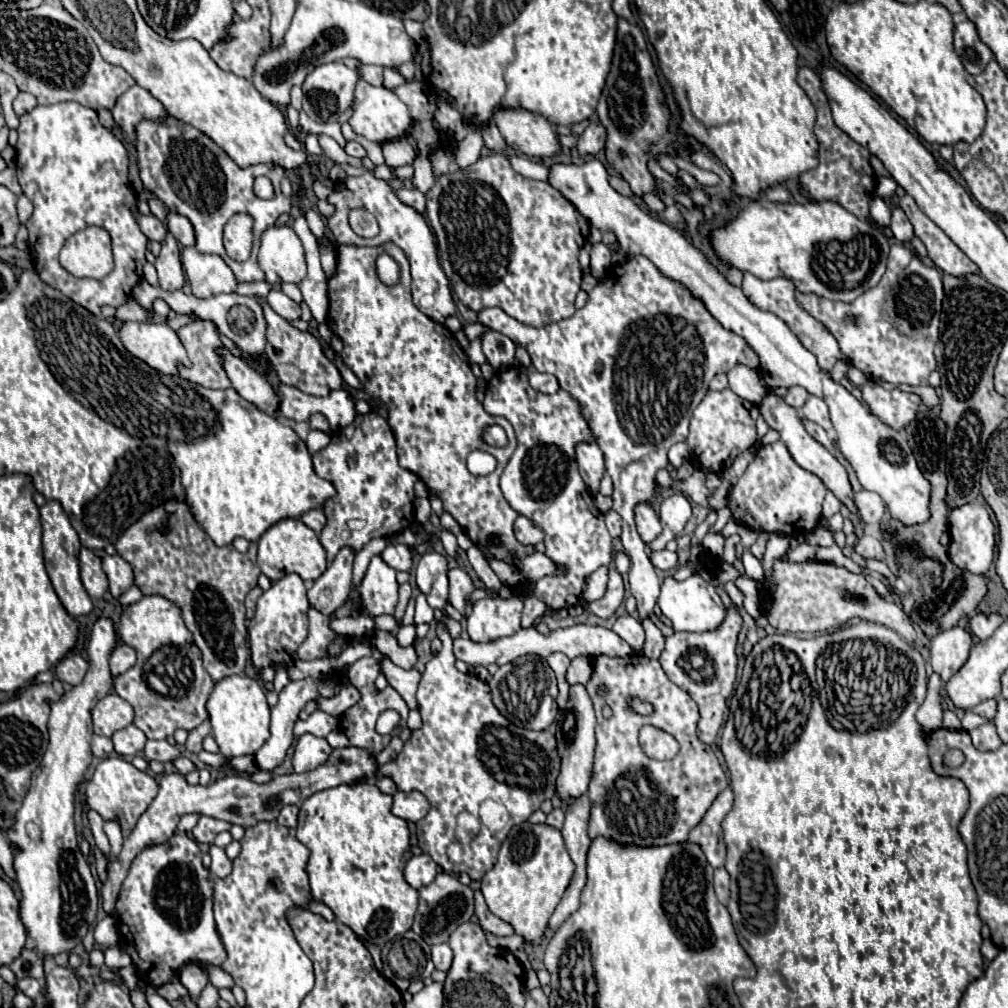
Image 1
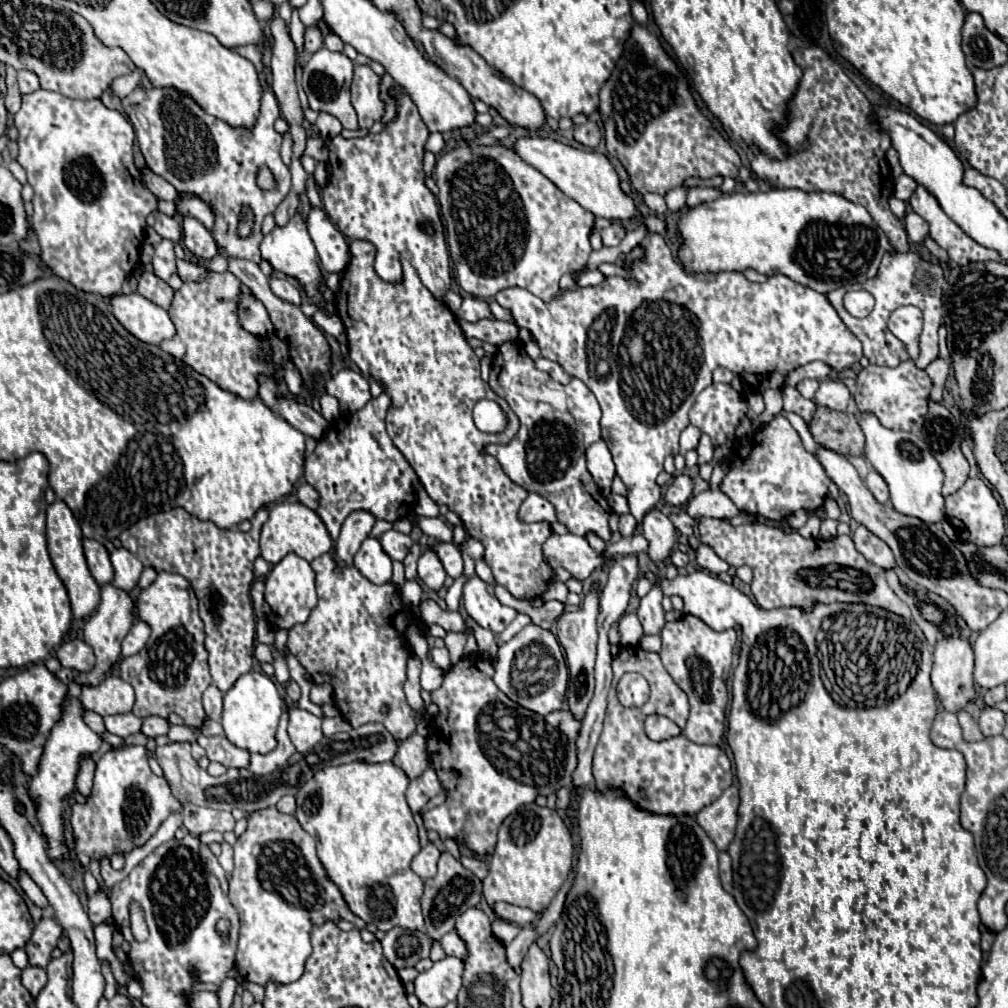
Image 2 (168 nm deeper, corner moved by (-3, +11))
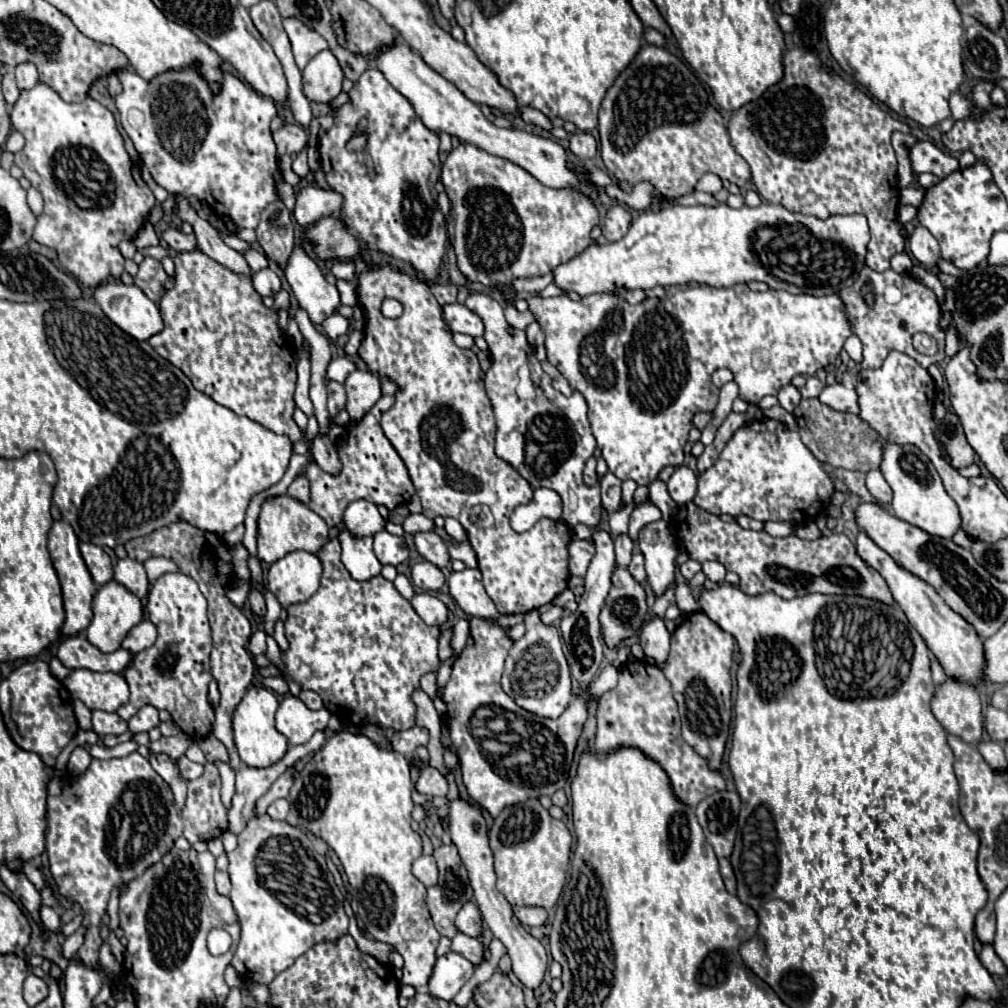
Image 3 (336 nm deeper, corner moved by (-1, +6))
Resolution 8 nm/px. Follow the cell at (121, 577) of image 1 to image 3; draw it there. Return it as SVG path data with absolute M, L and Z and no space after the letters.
M129 557L117 561L113 579L117 583L125 585L125 589L129 589L139 599L145 599L145 595L149 591L149 581L147 581L147 575L145 575L143 565L137 563L137 561L133 561L133 559L129 559Z

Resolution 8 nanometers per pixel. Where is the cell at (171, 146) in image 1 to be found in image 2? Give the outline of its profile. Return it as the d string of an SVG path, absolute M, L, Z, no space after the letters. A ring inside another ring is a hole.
M135 88L129 96L125 96L121 100L123 110L127 114L127 118L133 122L135 128L135 136L137 136L137 144L147 160L147 166L161 178L165 178L169 184L175 186L175 190L179 192L195 192L203 202L211 204L217 216L215 226L213 226L213 236L215 242L219 244L219 250L225 256L239 256L239 258L247 258L251 262L261 262L259 256L259 244L263 240L261 234L261 222L267 214L271 214L277 204L289 194L291 190L291 174L289 168L283 164L281 156L279 156L279 148L281 148L281 134L275 132L273 122L279 118L279 102L275 98L275 94L263 90L261 94L261 108L259 108L259 118L255 122L253 128L235 128L229 126L227 122L207 114L191 96L185 96L183 92L175 90L175 88ZM261 166L267 166L275 178L275 190L261 190L257 186L257 170ZM241 208L251 208L253 210L253 230L247 238L239 236L237 228L241 222Z

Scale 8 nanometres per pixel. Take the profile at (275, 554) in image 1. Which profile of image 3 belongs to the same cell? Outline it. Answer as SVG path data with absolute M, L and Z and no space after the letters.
M289 495L275 497L261 507L257 551L259 551L259 559L269 565L279 561L287 553L299 551L299 549L317 555L321 551L321 545L325 545L327 539L329 539L329 527L325 525L325 521L321 521L321 517L317 517L317 513L313 513L307 505L299 503Z

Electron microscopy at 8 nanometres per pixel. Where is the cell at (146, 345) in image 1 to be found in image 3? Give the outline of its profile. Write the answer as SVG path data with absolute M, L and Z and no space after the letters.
M121 281L103 283L93 297L115 325L137 337L137 341L149 341L163 329L159 307L135 285L123 285Z

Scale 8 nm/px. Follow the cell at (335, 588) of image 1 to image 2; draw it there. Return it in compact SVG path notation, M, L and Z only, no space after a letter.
M355 510L347 516L341 528L341 536L335 542L335 558L339 560L339 564L343 566L351 564L351 556L355 556L361 542L371 534L375 522L377 518L367 510Z

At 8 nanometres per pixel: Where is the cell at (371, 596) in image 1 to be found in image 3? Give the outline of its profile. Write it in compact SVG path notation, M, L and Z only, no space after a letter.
M347 531L339 533L339 541L343 547L341 561L345 569L357 581L369 581L381 575L381 563L373 553L373 537L351 537Z

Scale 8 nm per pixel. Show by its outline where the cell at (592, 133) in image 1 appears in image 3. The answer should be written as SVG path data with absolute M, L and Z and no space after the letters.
M575 131L571 137L571 151L581 157L581 159L591 159L597 151L597 141L591 133L585 133L585 131Z

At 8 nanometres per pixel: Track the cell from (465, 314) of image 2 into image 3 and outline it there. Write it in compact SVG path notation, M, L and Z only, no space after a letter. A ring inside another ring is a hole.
M471 293L465 299L465 307L477 313L485 323L485 341L491 351L491 369L485 373L485 389L493 403L497 419L497 445L495 453L503 461L509 461L531 487L547 487L559 493L563 501L563 515L569 527L583 523L597 527L601 521L599 485L583 483L583 469L587 459L595 451L595 437L587 419L587 405L581 393L573 391L571 397L555 391L551 379L543 373L533 347L525 339L525 331L513 329L503 317L503 307L487 293ZM525 373L525 389L521 383Z

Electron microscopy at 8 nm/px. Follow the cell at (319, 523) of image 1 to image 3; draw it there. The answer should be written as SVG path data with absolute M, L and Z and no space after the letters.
M303 475L303 477L297 477L297 479L295 479L295 481L289 485L289 489L287 489L287 495L307 505L307 503L309 503L309 497L311 497L311 491L309 491L309 481L307 481L307 477L305 477L305 475Z

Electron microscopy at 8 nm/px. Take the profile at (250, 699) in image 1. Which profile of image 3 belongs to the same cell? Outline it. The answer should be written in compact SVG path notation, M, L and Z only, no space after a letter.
M249 687L241 703L233 713L233 739L237 753L243 763L251 767L269 767L279 761L287 751L287 739L275 729L275 713L279 699L271 689L265 687Z

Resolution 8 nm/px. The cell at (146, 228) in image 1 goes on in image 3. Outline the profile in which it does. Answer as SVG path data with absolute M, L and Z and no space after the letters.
M175 227L163 229L161 239L165 239L169 243L169 247L175 249L175 251L193 251L197 247L197 241L195 241L193 235L185 235Z

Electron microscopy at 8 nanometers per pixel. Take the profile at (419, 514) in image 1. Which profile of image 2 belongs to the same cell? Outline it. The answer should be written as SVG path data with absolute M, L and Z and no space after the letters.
M419 489L416 494L415 512L419 516L427 516L427 518L439 516L439 506L429 498L429 494L424 489Z

